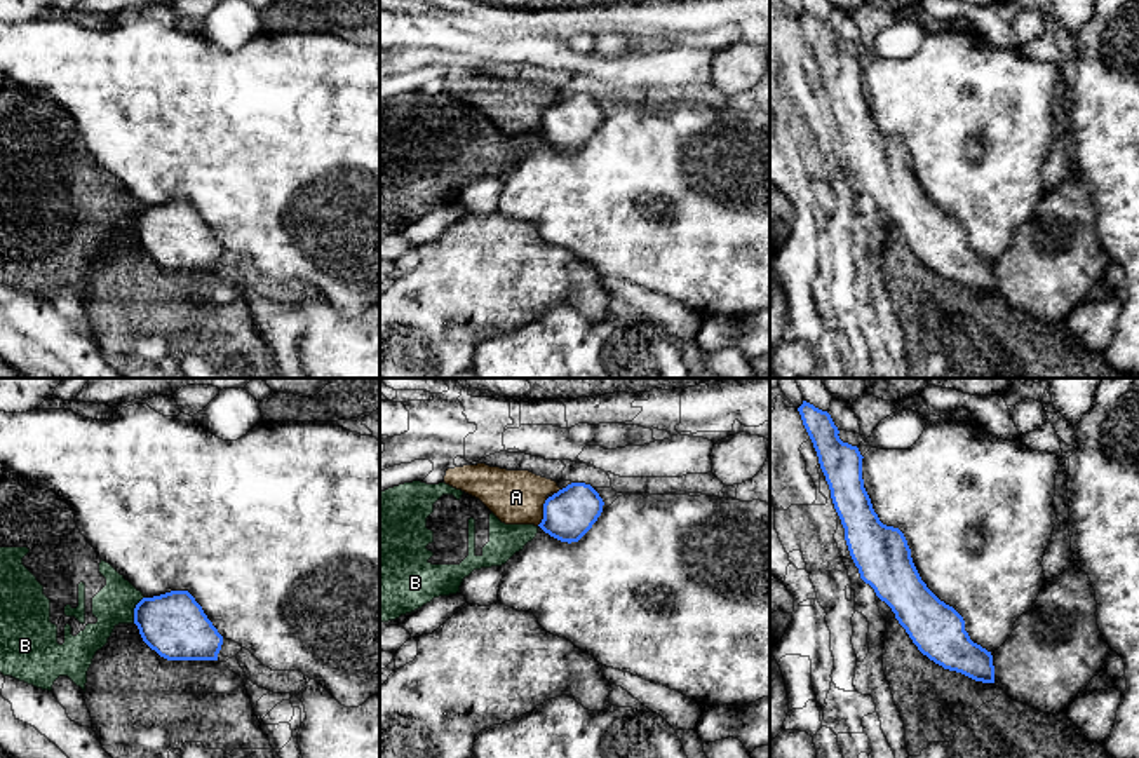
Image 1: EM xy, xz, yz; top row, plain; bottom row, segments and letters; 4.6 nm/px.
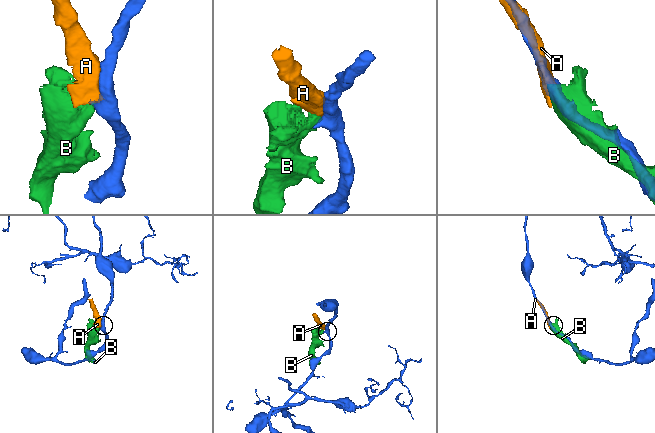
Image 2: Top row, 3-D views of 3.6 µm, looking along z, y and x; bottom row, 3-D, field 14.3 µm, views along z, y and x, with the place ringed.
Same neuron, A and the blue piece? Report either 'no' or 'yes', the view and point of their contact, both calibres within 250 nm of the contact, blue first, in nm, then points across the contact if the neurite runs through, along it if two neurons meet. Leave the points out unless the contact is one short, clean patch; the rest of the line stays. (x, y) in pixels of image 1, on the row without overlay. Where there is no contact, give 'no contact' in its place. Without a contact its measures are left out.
no; contact xz (544, 122); calibres 240 and 260 nm

